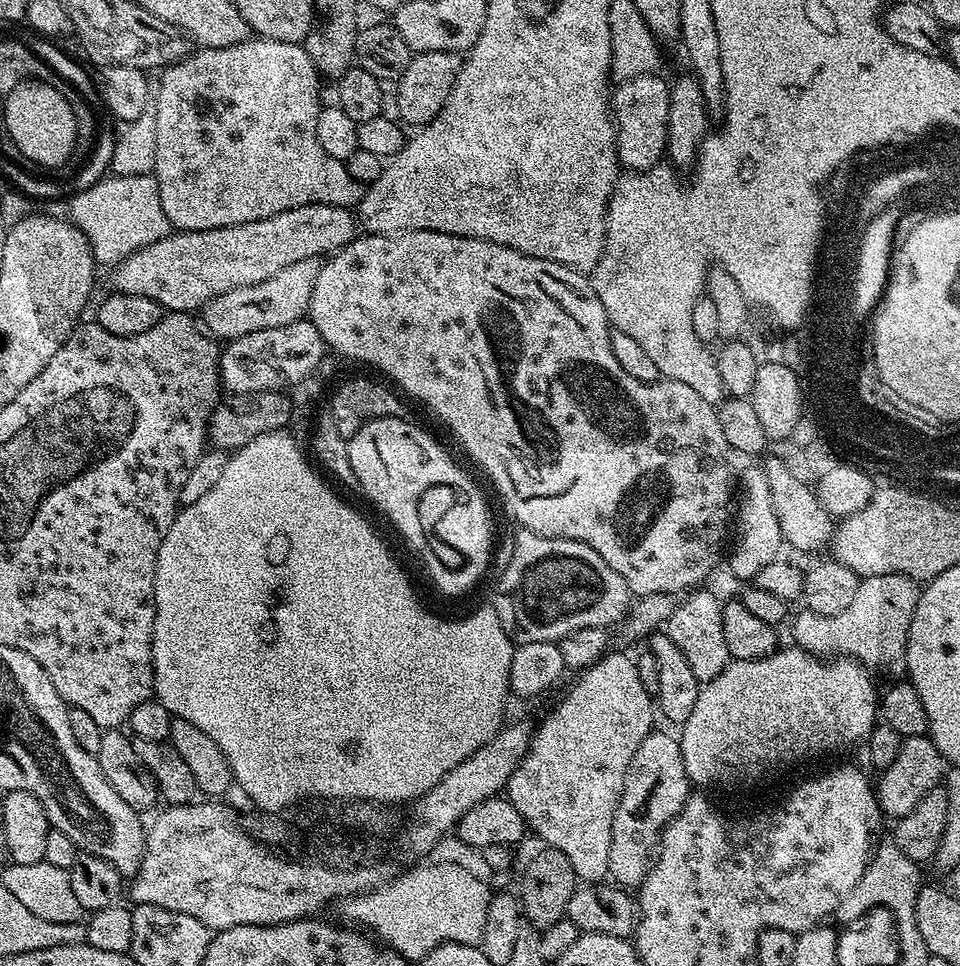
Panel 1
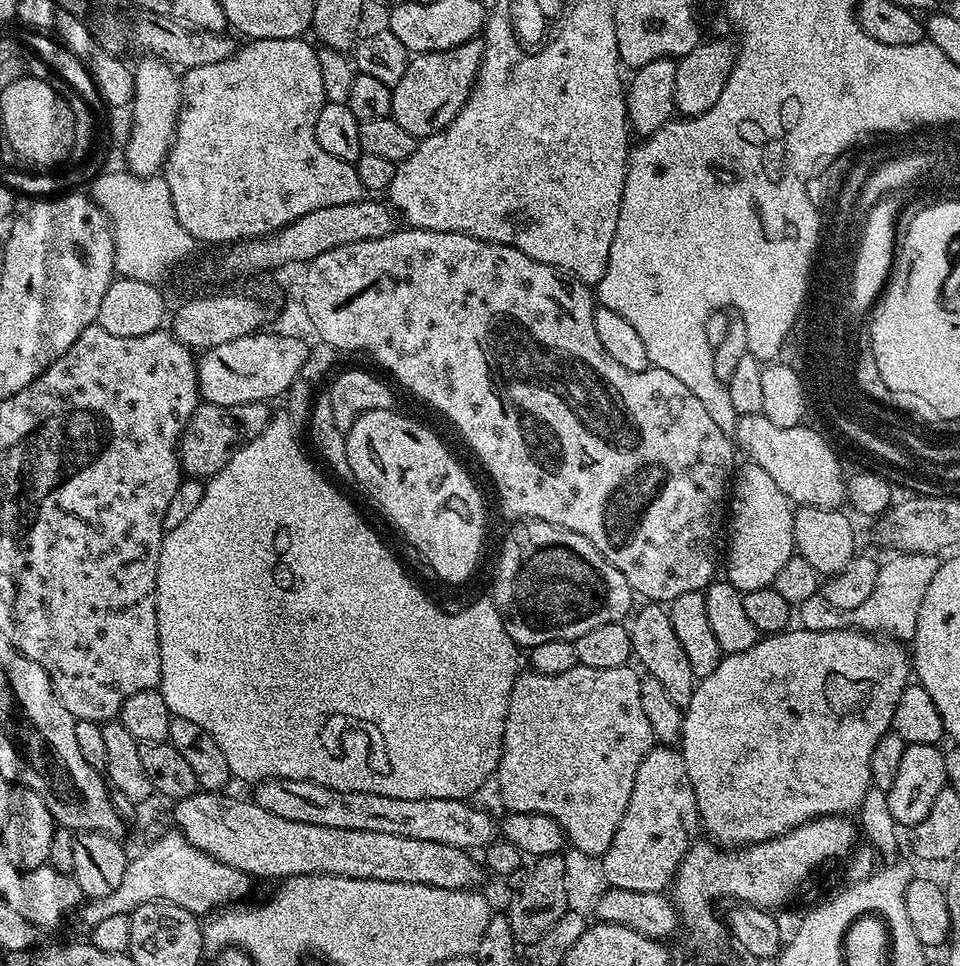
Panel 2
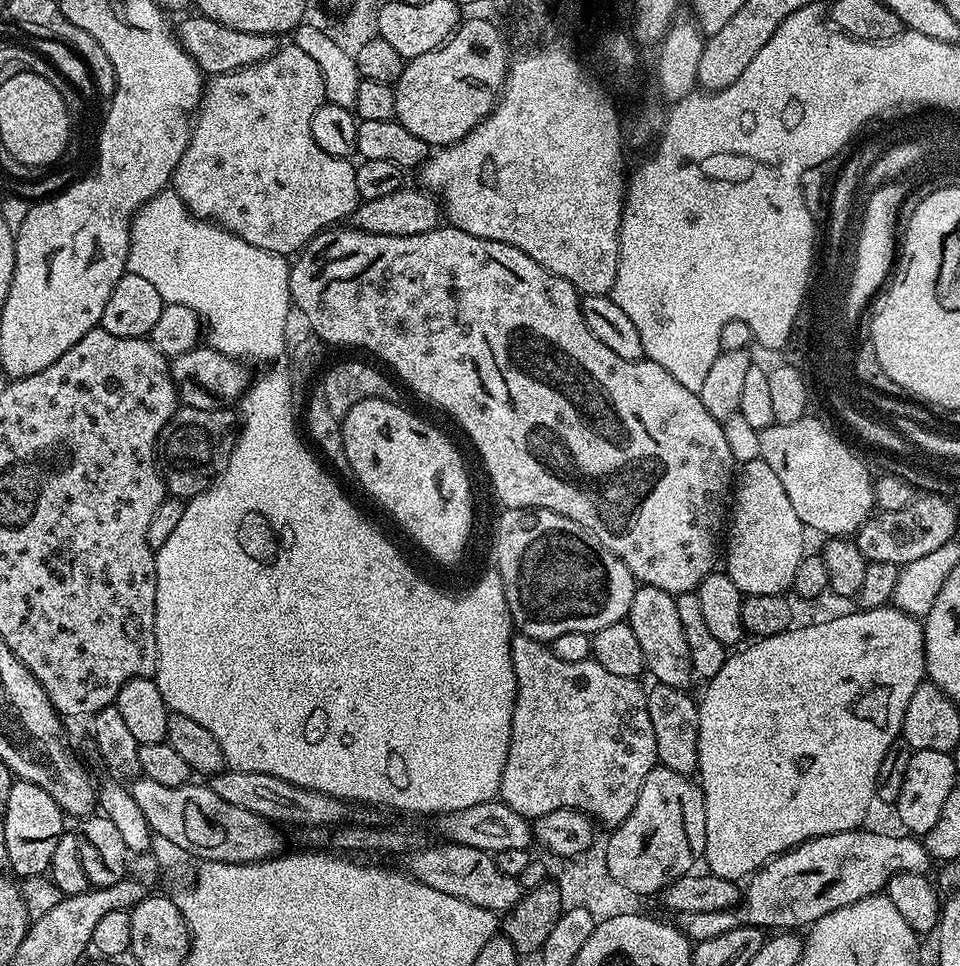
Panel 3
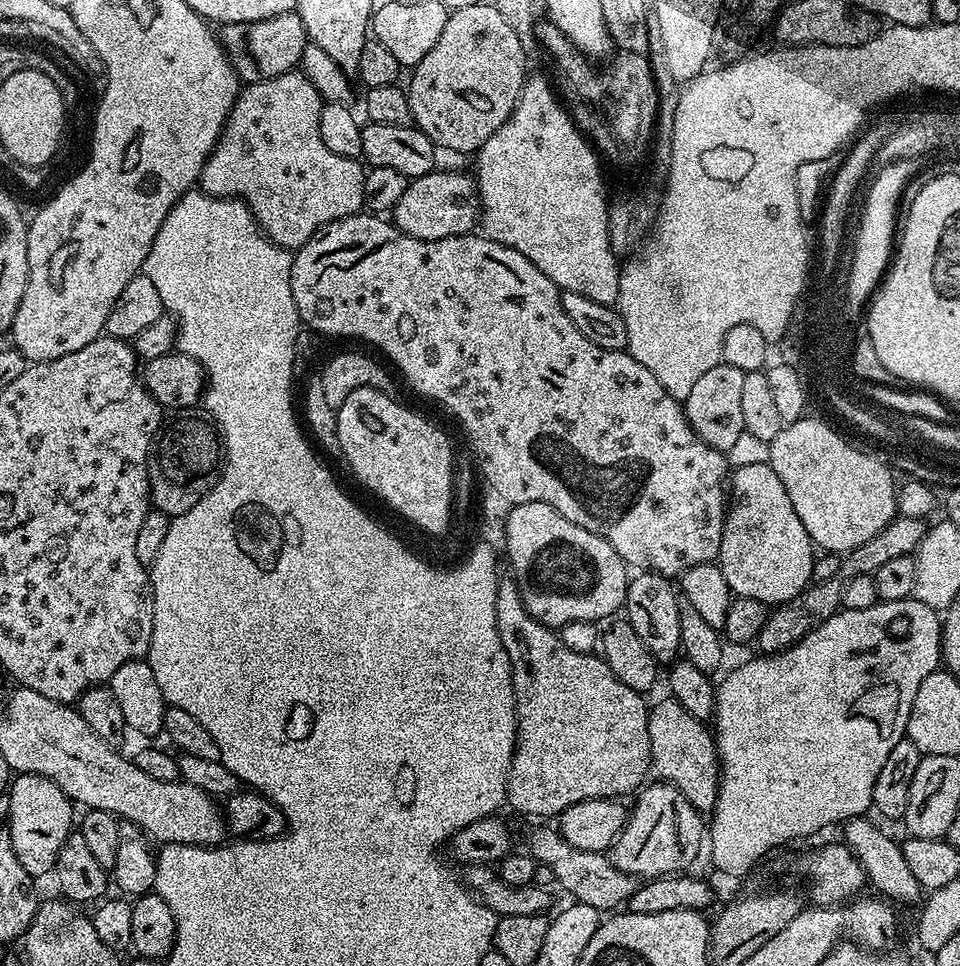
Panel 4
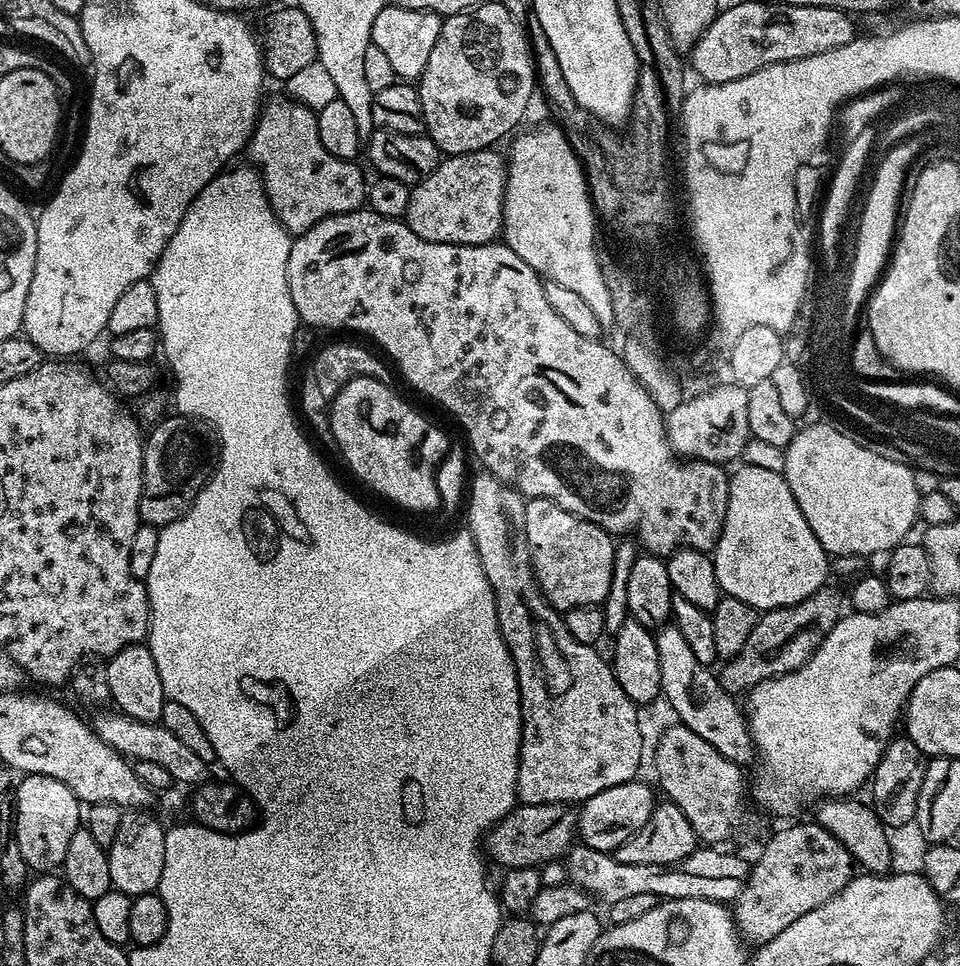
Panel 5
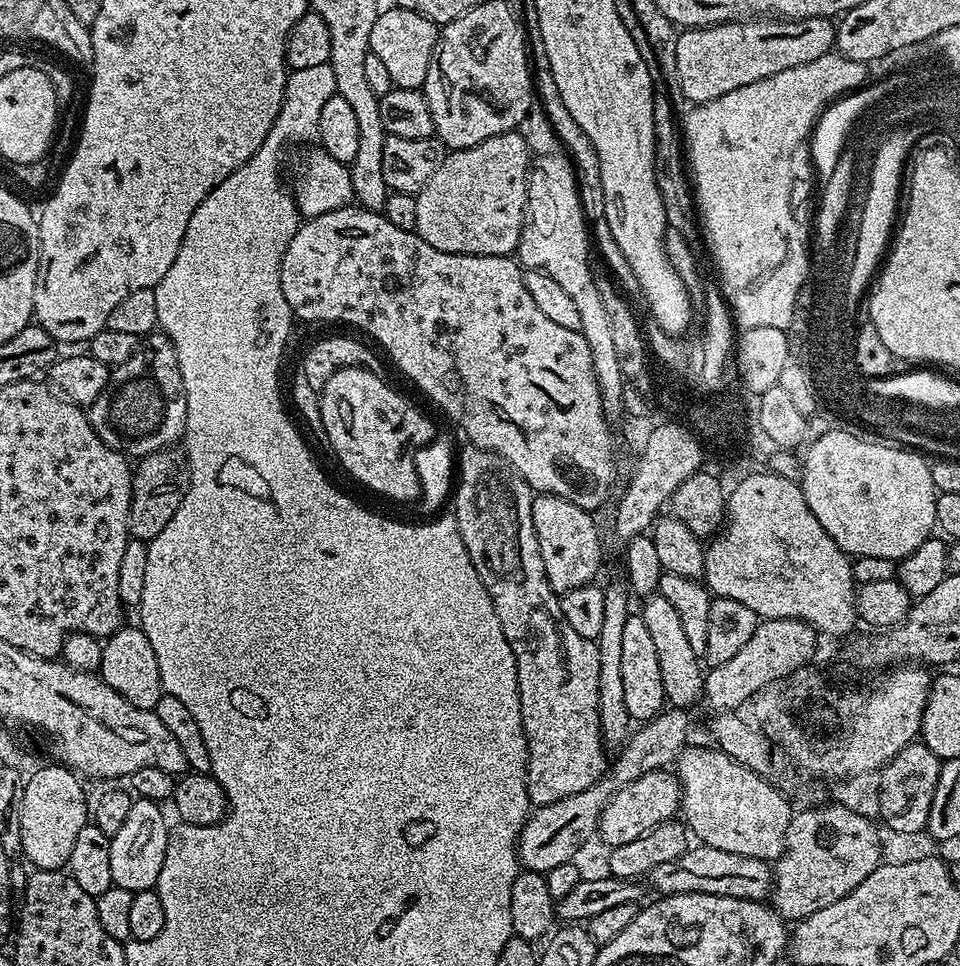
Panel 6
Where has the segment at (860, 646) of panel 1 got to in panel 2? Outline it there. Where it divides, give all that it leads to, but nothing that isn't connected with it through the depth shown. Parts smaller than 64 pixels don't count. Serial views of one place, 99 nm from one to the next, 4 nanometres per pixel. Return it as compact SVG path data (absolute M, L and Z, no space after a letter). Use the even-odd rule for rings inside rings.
M901 552L887 557L888 561L880 564L878 582L874 582L874 590L862 606L853 612L844 613L824 600L823 595L817 594L798 605L798 620L803 627L812 632L822 630L838 630L845 627L846 620L851 627L862 631L887 636L901 642L911 641L914 630L918 626L918 610L922 610L922 598L926 598L926 590L938 574L941 561L935 555L923 556L913 552Z

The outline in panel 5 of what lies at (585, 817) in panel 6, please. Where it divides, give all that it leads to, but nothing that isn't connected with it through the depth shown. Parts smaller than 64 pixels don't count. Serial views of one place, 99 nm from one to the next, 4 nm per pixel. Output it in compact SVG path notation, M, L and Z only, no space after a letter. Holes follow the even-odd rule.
M570 804L517 805L485 835L485 853L506 870L539 867L557 861L575 841L577 815L577 809Z

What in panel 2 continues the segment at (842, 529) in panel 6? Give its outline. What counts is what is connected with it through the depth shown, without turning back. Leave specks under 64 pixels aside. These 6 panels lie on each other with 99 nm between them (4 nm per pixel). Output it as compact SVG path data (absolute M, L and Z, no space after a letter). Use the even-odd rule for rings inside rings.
M750 414L737 419L734 440L751 463L762 466L762 470L774 478L778 490L782 490L793 505L839 509L846 500L846 471L827 438L804 427L803 423L789 428L774 426L763 414Z

